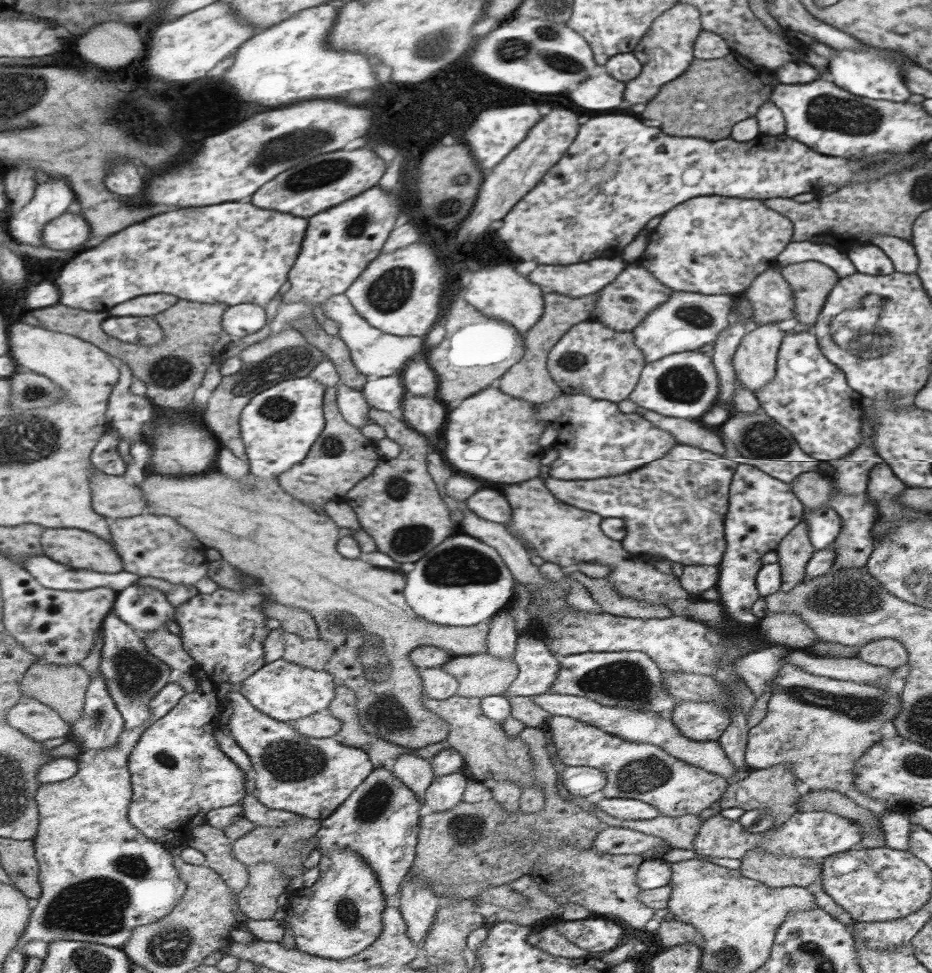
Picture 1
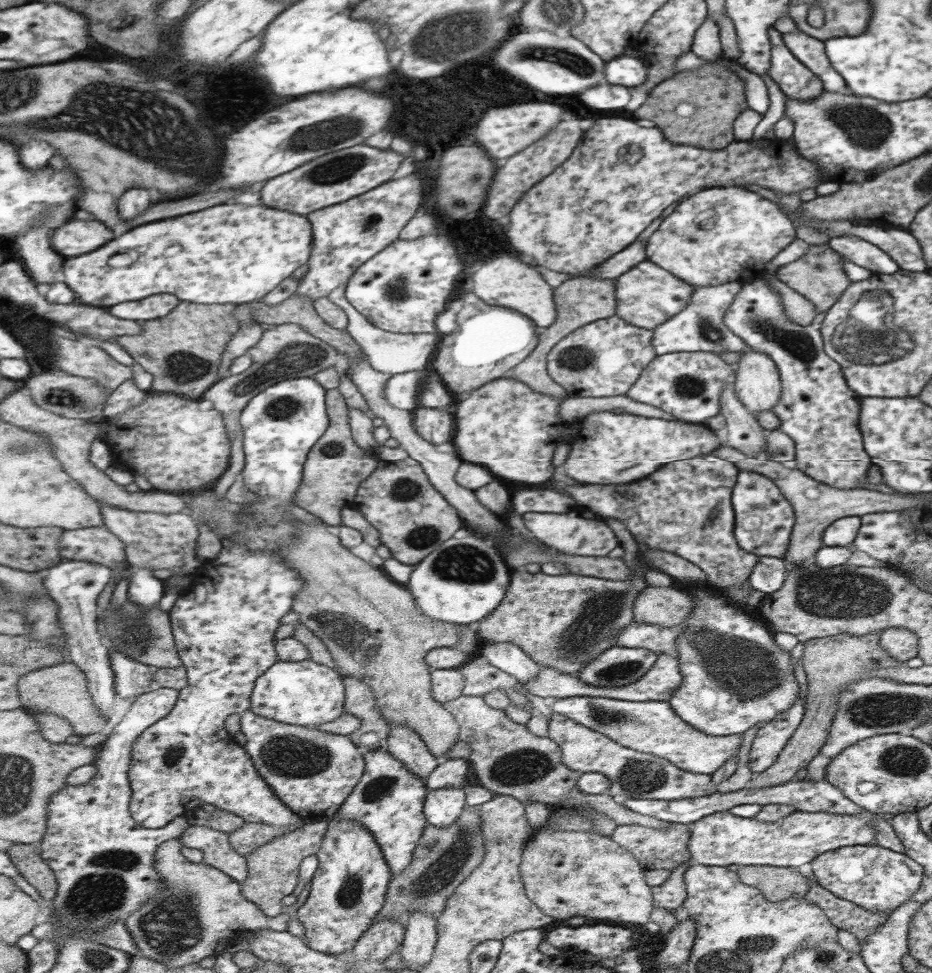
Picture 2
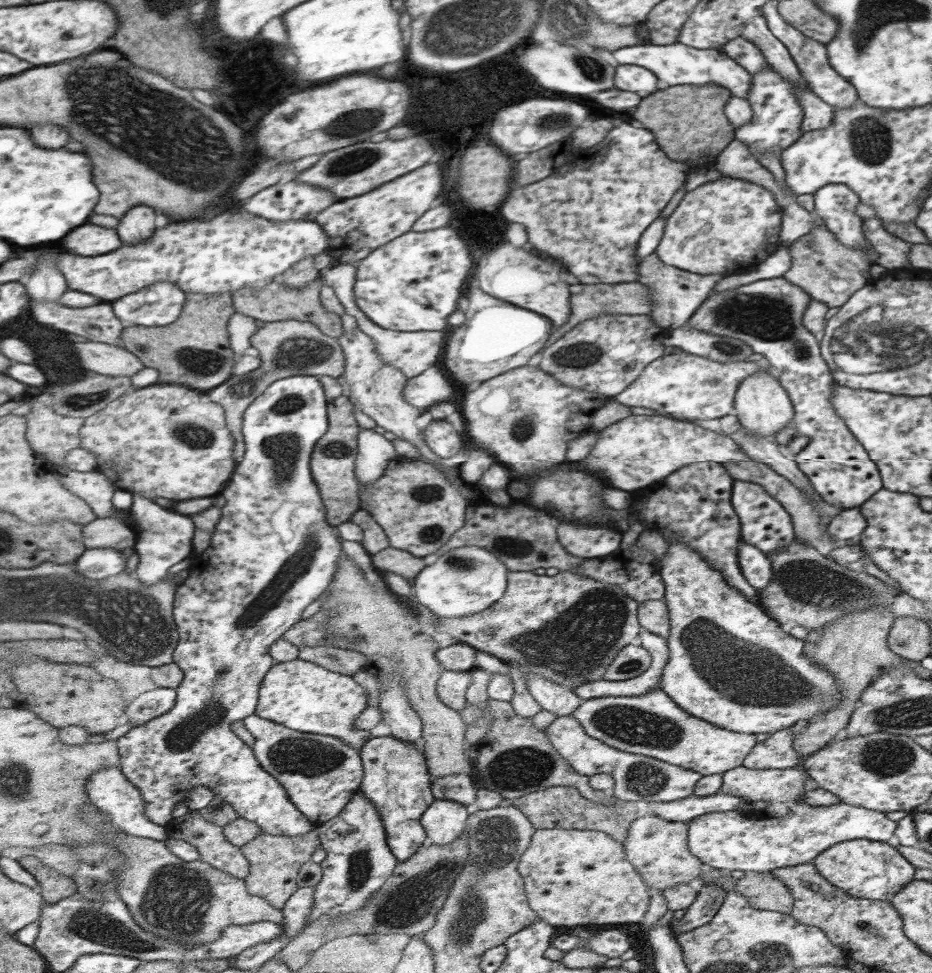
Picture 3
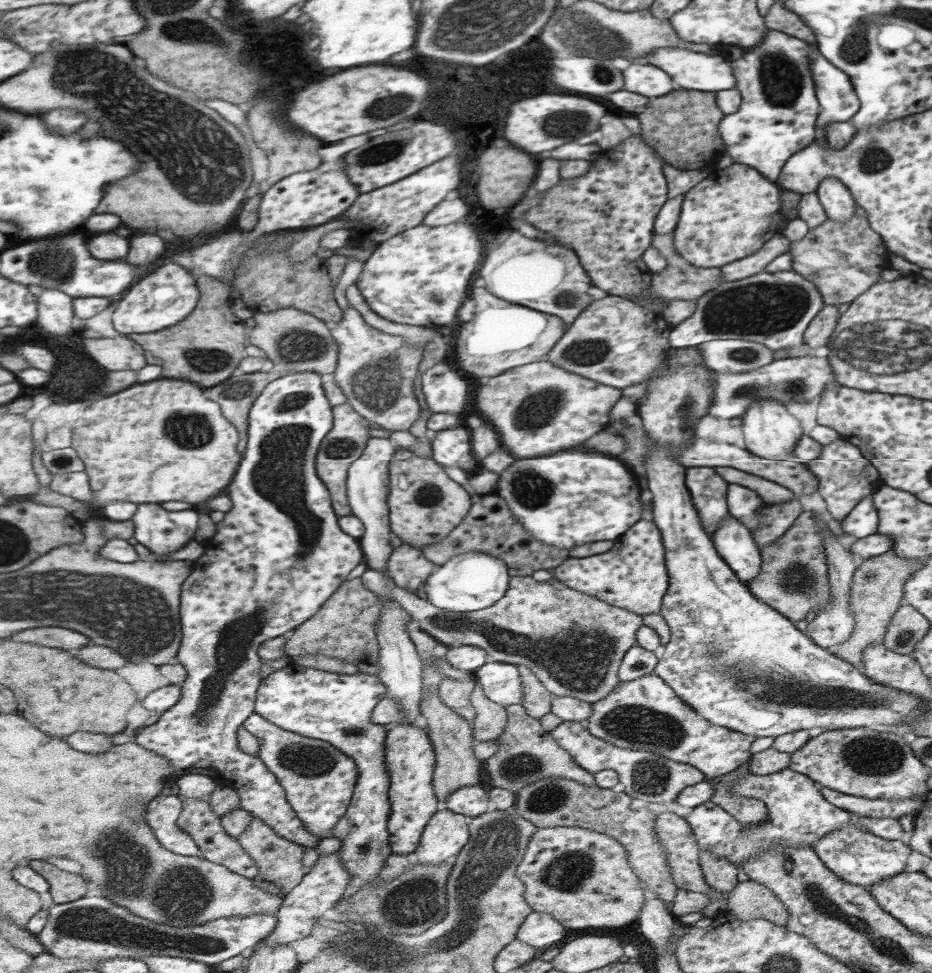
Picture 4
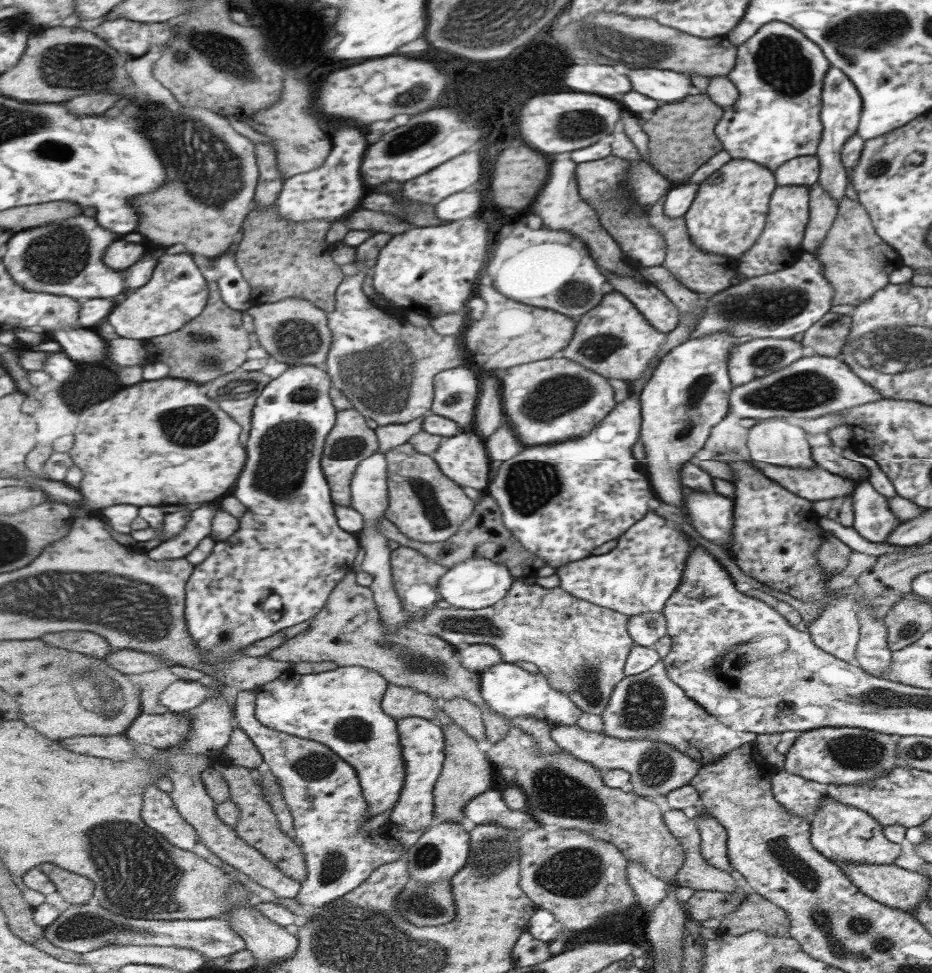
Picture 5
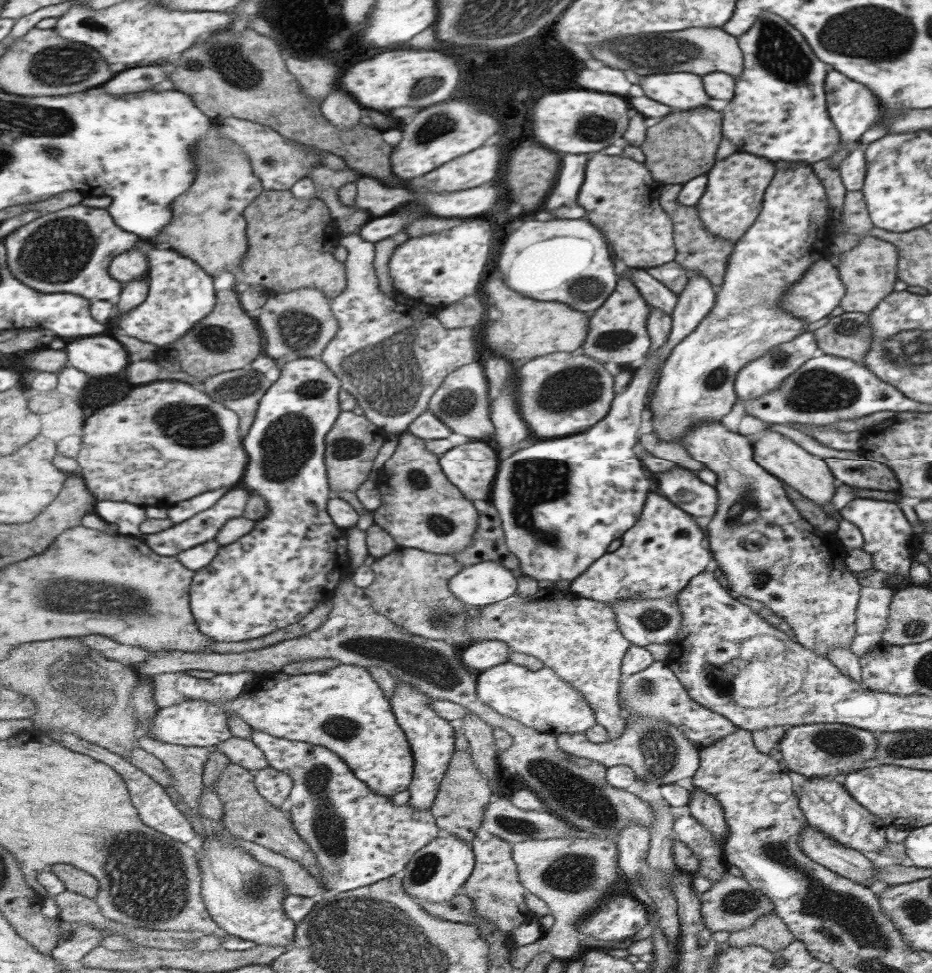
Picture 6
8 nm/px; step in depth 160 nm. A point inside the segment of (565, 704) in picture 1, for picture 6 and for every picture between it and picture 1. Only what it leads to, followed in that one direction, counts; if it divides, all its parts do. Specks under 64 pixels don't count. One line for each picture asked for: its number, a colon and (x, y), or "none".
2: (653, 727)
3: (652, 725)
4: (645, 714)
5: (648, 705)
6: (655, 692)

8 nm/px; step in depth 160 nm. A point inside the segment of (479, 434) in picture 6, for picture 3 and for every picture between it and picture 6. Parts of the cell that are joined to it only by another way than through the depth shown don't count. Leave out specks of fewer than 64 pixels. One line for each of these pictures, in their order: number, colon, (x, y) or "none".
3: (433, 387)
4: (445, 390)
5: (455, 389)

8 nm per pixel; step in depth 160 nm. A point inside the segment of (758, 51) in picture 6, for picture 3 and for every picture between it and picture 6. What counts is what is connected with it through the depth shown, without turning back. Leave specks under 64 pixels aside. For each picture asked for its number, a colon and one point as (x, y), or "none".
3: (776, 116)
4: (776, 118)
5: (778, 72)

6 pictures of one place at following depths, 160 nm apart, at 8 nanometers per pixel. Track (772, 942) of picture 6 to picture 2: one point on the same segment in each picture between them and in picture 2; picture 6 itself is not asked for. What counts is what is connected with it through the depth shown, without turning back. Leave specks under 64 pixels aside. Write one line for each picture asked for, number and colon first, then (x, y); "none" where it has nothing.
2: (776, 883)
3: (763, 891)
4: (748, 900)
5: (755, 913)

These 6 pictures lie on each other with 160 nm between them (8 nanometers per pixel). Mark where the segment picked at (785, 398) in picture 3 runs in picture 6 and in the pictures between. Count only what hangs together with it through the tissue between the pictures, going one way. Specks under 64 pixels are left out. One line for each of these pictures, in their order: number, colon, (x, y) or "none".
4: (769, 432)
5: (779, 441)
6: (809, 475)

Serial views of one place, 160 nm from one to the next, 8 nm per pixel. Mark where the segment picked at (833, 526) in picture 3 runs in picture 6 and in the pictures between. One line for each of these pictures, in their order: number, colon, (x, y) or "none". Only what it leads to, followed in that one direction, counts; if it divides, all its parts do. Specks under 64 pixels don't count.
4: (862, 521)
5: (873, 520)
6: (888, 538)

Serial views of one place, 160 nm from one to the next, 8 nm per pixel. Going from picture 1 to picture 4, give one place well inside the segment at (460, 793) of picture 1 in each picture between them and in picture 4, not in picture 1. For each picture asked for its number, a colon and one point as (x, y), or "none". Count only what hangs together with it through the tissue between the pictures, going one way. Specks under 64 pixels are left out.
2: (444, 806)
3: (445, 821)
4: (445, 837)

